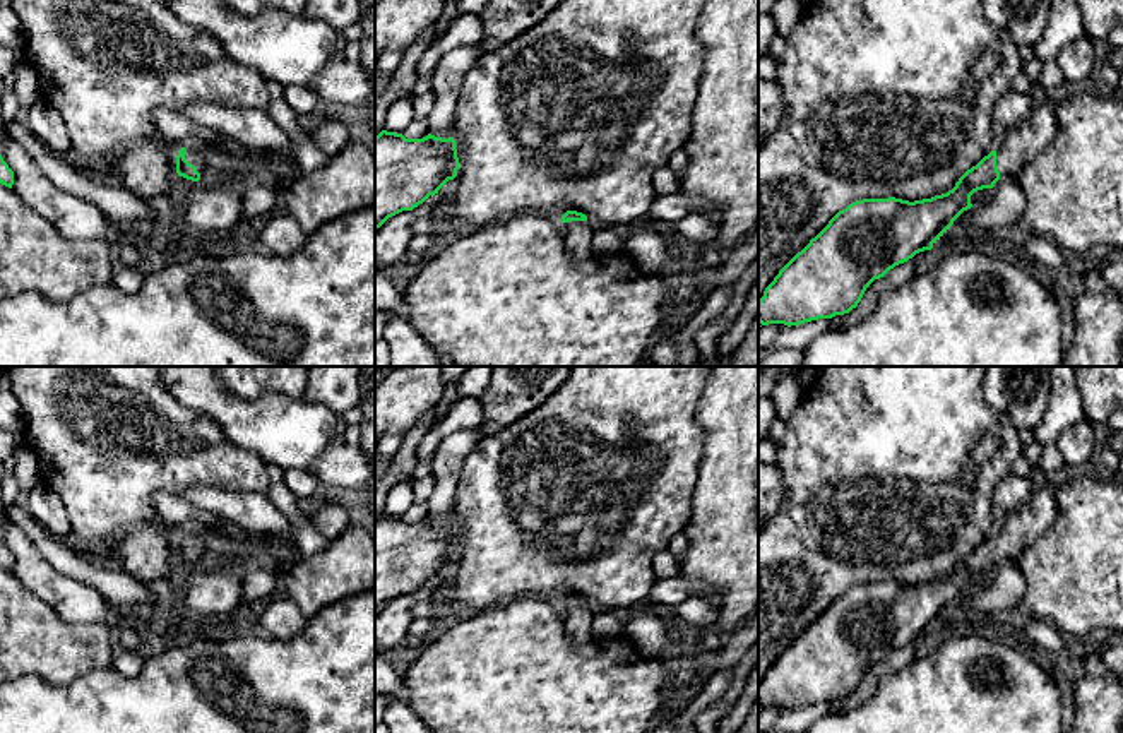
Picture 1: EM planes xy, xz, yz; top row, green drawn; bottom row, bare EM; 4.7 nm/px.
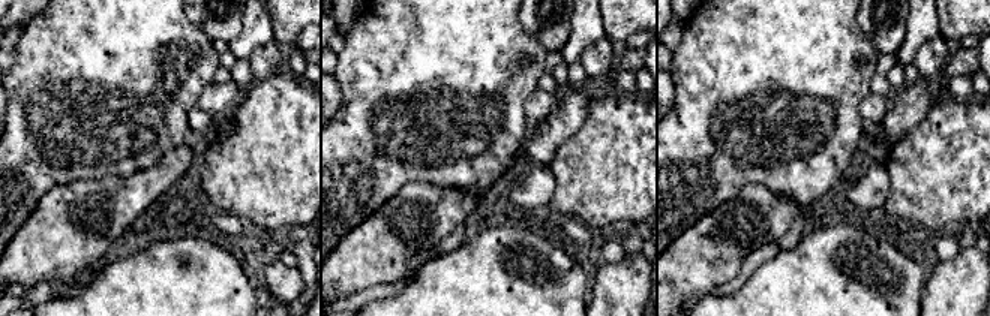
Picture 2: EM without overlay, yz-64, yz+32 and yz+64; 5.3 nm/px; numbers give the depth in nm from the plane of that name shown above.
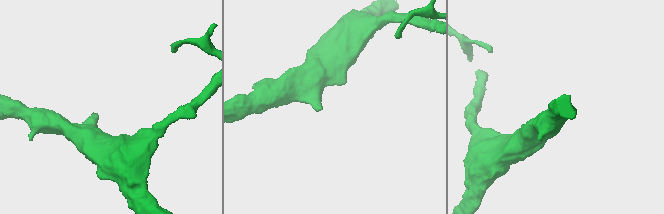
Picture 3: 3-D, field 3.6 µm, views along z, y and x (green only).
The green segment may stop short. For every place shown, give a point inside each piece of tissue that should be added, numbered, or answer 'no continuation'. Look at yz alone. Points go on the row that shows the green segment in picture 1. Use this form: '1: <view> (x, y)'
1: yz (1019, 144)

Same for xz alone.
1: xz (577, 235)

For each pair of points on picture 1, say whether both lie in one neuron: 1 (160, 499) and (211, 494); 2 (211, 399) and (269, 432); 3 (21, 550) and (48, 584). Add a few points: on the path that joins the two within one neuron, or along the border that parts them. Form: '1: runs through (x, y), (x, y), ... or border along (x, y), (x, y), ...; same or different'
1: border along (180, 495), (214, 516); different
2: runs through (225, 408), (243, 422), (255, 425); same
3: runs through (28, 559), (28, 564), (40, 576); same

